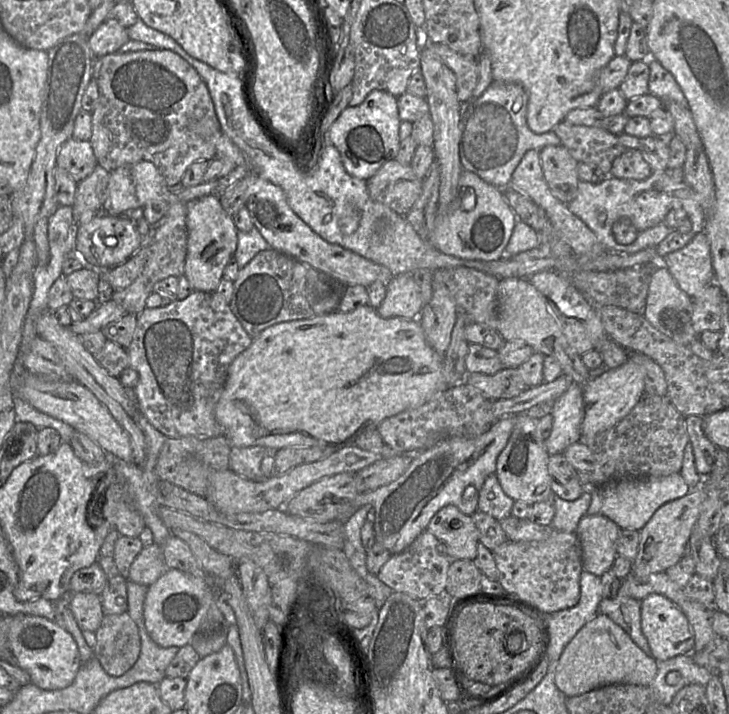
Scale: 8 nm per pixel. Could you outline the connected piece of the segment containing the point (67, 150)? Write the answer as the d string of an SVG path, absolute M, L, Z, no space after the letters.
M70 137L60 145L56 165L65 169L78 183L89 176L98 163L89 140Z

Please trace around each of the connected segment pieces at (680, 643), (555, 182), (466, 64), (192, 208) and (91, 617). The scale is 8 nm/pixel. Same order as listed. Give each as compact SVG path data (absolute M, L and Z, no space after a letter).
M657 594L641 600L641 629L648 641L652 657L665 661L694 651L694 635L684 612L670 599Z
M549 145L540 151L540 161L546 183L554 197L564 204L577 194L580 179L577 162L563 145Z
M427 43L443 63L452 70L456 78L457 98L466 103L472 98L473 90L478 81L477 58L465 57L440 43Z
M207 195L187 202L187 254L184 275L193 290L203 292L216 291L223 270L233 260L237 247L237 228L225 210L217 195Z
M72 593L67 606L81 631L95 632L99 628L104 616L99 593Z

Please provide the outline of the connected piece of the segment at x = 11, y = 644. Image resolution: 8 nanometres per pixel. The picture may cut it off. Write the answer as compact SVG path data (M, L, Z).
M17 614L8 634L8 649L18 665L30 676L30 683L44 690L68 687L81 667L78 646L64 628L47 618Z

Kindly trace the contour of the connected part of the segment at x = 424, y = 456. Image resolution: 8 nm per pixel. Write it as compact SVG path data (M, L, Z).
M543 402L517 415L504 416L480 436L447 438L412 454L408 468L399 478L376 490L361 493L352 501L353 507L358 509L366 504L372 505L376 541L391 554L402 552L426 530L431 518L442 507L454 505L466 515L476 512L478 492L486 477L495 474L497 457L508 442L516 418L540 419L550 414L553 402Z

